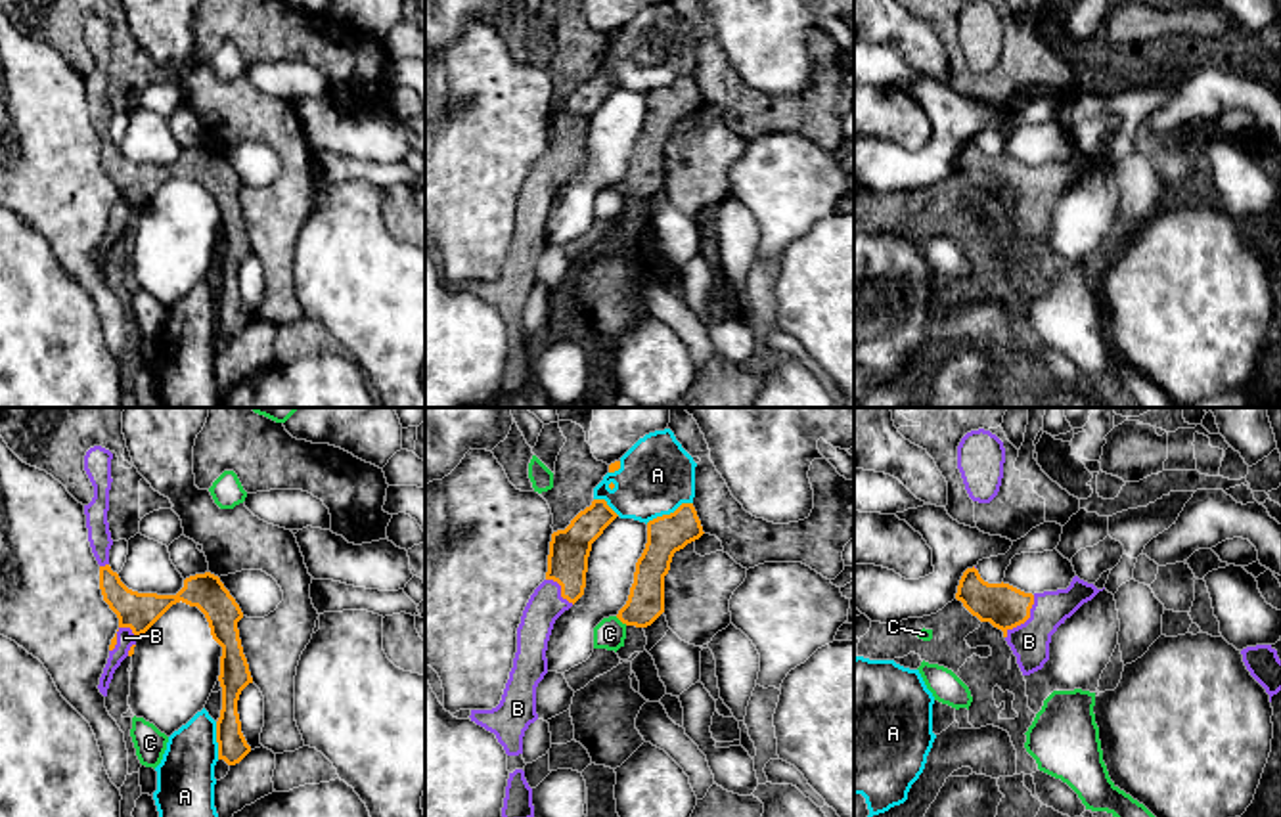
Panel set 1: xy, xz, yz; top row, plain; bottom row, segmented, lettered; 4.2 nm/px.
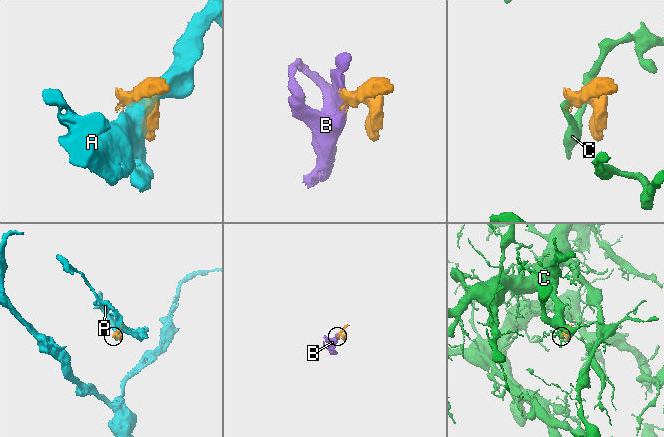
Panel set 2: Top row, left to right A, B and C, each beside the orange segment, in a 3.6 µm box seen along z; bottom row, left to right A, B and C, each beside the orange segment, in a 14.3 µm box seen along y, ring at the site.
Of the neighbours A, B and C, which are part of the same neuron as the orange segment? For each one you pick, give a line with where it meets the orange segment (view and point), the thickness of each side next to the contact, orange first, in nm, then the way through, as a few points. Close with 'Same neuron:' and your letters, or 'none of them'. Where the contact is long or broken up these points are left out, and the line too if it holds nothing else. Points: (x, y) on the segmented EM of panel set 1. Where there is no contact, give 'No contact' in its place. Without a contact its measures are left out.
B: Touches orange at yz (1025, 620). Thickness 190 nm (orange) against 160 nm
Same neuron: B

